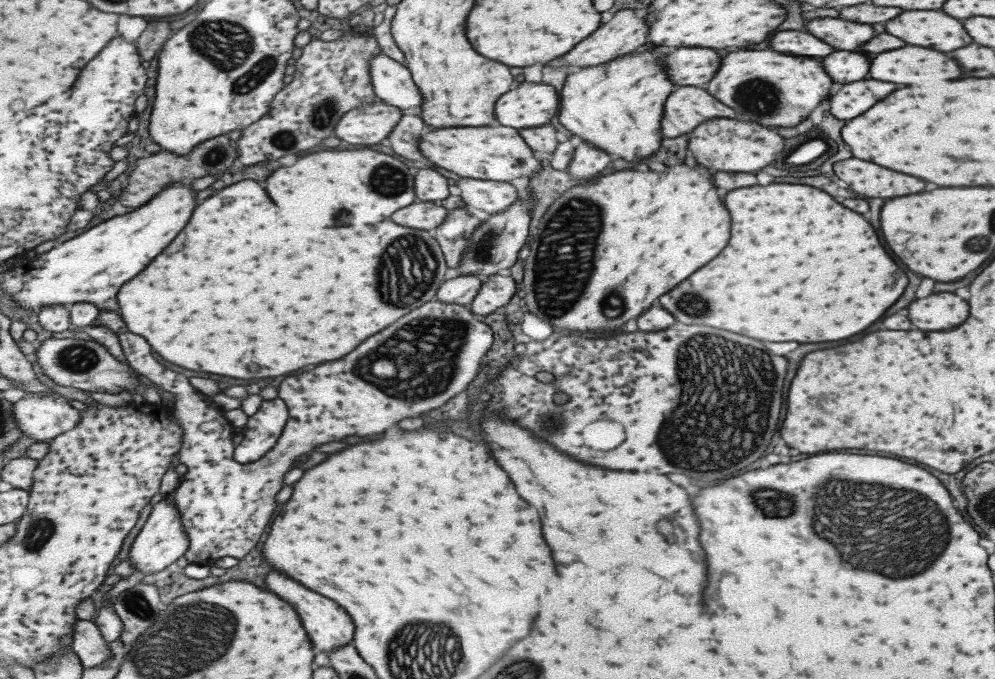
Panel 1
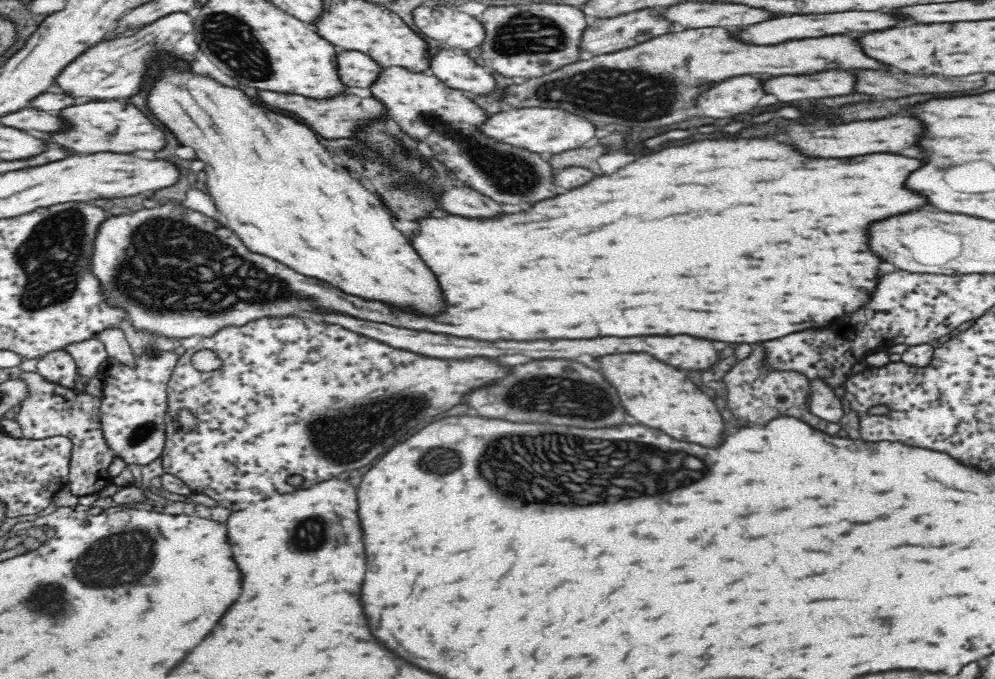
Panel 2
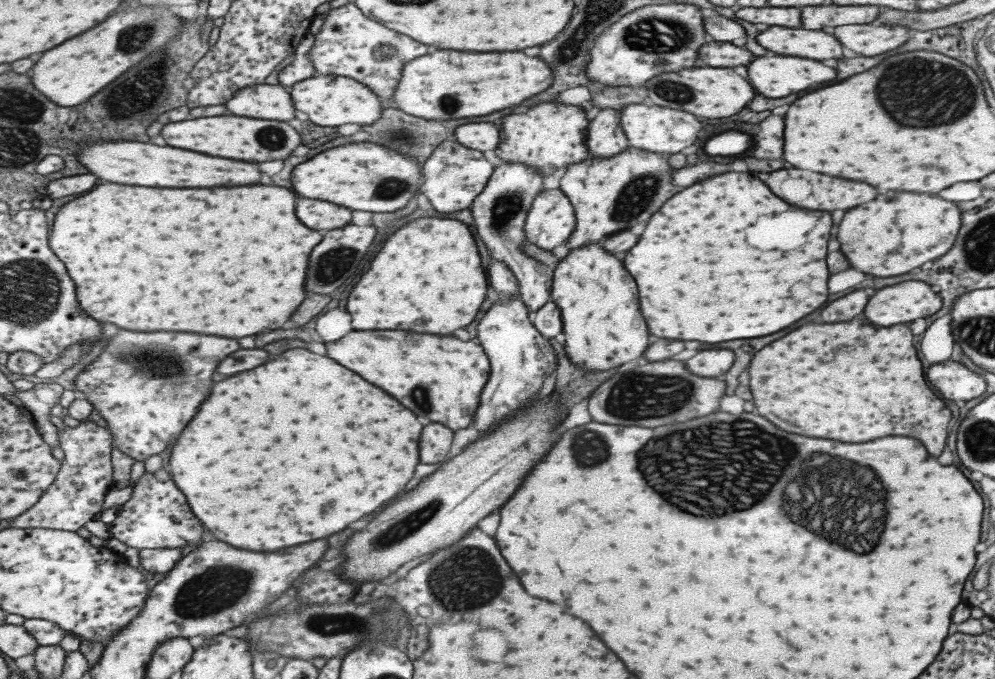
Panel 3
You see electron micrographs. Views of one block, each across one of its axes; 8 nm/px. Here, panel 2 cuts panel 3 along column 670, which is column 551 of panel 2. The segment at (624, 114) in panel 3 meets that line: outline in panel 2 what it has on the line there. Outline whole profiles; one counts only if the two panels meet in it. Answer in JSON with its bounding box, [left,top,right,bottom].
[480,108,594,154]

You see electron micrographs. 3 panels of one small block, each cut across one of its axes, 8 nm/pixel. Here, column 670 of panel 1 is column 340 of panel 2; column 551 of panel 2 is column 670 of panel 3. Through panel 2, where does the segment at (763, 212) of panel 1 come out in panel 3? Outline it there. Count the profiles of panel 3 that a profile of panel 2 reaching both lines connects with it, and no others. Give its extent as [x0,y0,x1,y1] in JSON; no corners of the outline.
[623,172,831,344]

